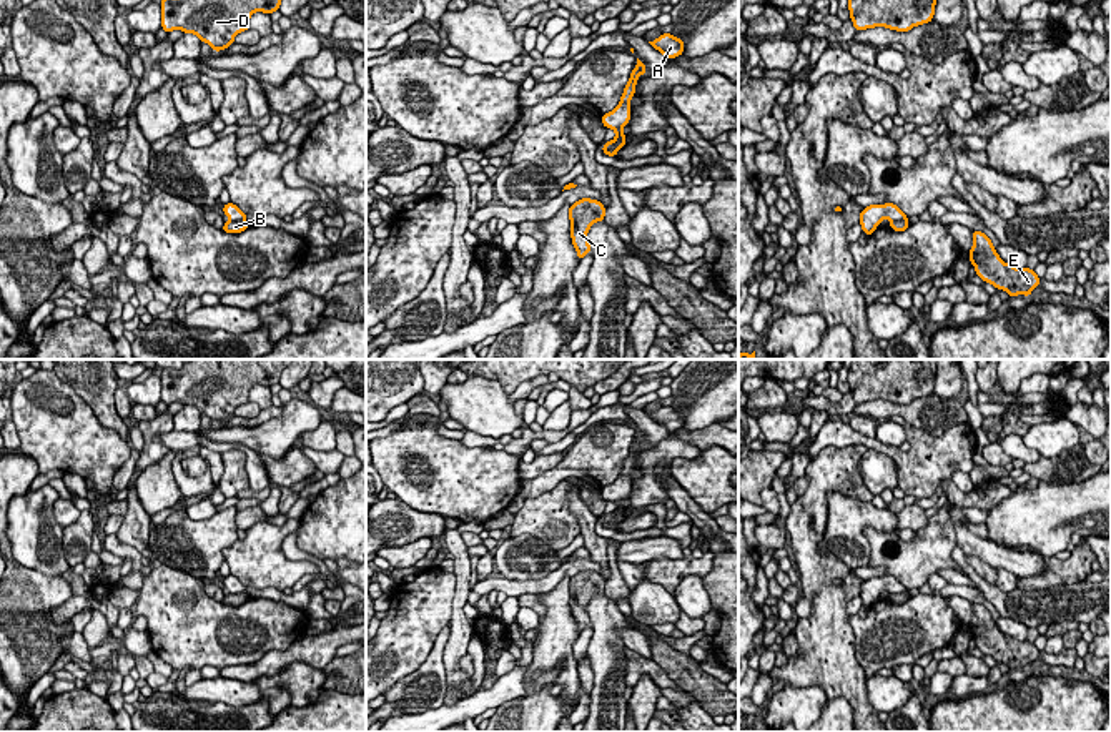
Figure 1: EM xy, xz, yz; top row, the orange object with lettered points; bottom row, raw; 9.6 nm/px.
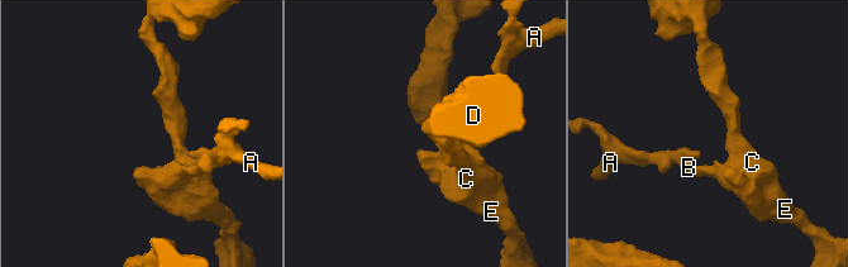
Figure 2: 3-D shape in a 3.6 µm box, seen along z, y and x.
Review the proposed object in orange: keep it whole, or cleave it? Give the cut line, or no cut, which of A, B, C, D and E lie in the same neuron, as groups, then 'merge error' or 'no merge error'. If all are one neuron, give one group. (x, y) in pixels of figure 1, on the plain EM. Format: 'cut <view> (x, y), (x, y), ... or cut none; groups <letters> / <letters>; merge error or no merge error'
cut xy (230, 591), (245, 593); groups A / B C D E; merge error

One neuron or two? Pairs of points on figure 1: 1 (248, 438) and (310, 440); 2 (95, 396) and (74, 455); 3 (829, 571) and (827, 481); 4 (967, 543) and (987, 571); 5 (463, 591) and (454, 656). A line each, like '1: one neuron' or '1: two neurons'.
1: two neurons
2: two neurons
3: one neuron
4: two neurons
5: one neuron

